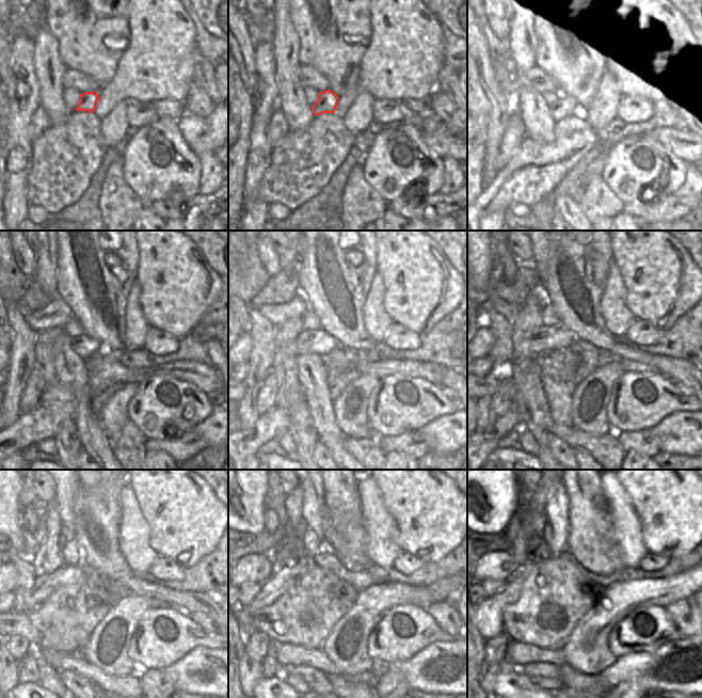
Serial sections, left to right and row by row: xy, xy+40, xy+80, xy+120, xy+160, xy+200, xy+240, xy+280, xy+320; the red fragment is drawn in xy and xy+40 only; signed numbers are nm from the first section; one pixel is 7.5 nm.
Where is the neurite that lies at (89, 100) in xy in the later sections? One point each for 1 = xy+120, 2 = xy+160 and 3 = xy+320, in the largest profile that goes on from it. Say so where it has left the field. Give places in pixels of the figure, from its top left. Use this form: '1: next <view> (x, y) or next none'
1: next xy+120 (85, 346)
2: next xy+160 (320, 343)
3: next xy+320 (489, 613)

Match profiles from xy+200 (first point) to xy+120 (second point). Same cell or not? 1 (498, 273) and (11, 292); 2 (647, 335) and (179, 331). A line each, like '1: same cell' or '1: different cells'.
1: same cell
2: different cells

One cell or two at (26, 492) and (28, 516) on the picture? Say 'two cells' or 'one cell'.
two cells

